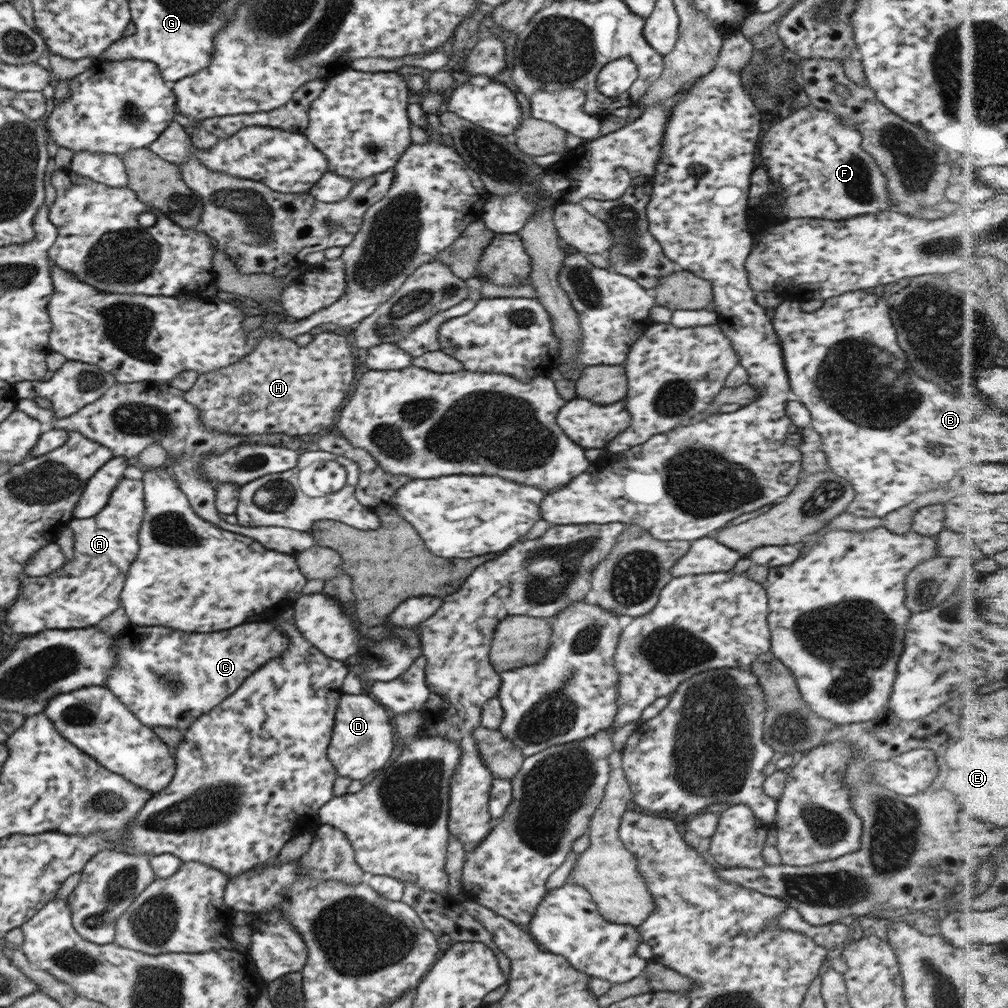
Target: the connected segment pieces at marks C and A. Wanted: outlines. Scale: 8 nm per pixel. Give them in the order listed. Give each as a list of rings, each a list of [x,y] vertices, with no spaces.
[[[249,622],[243,623],[239,626],[233,626],[233,628],[229,628],[229,630],[219,630],[217,632],[213,632],[213,634],[209,634],[209,632],[181,632],[180,630],[175,630],[171,628],[167,628],[165,626],[137,626],[136,624],[130,623],[127,628],[123,628],[117,634],[117,652],[115,652],[115,666],[113,666],[113,670],[107,674],[107,678],[105,678],[104,687],[108,688],[111,691],[113,696],[123,704],[129,713],[133,714],[135,718],[143,725],[147,726],[150,729],[153,729],[157,726],[163,727],[171,727],[174,729],[185,730],[191,722],[195,719],[207,714],[210,712],[217,704],[220,704],[227,696],[229,696],[232,692],[235,692],[235,689],[241,685],[245,679],[247,679],[254,671],[257,671],[260,667],[263,667],[269,660],[279,657],[281,653],[289,647],[289,638],[285,633],[282,633],[280,630],[277,630],[277,627],[273,624],[273,622]]]
[[[121,477],[102,509],[91,518],[71,519],[67,526],[73,533],[73,558],[64,562],[59,569],[44,577],[27,577],[20,579],[20,593],[16,601],[6,607],[3,624],[15,634],[35,635],[42,630],[81,629],[96,625],[104,616],[120,607],[120,592],[130,562],[138,551],[137,531],[142,521],[144,502],[142,499],[142,480]]]

